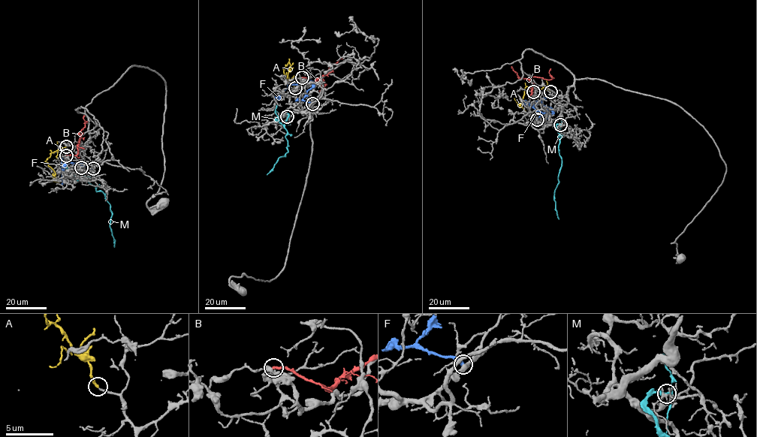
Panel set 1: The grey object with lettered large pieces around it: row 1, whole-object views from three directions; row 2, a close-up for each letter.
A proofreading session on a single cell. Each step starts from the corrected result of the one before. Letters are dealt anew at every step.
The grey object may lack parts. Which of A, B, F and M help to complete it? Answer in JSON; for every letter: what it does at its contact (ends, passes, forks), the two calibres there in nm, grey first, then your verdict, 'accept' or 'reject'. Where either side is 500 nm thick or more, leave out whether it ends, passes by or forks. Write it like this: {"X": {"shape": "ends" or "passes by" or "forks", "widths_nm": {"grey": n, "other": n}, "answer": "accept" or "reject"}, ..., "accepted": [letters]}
{"A": {"shape": "ends", "widths_nm": {"grey": 190, "other": 280}, "answer": "accept"}, "B": {"shape": "ends", "widths_nm": {"grey": 460, "other": 200}, "answer": "reject"}, "F": {"shape": "ends", "widths_nm": {"grey": 420, "other": 440}, "answer": "reject"}, "M": {"shape": "ends", "widths_nm": {"grey": 190, "other": 280}, "answer": "reject"}, "accepted": ["A"]}

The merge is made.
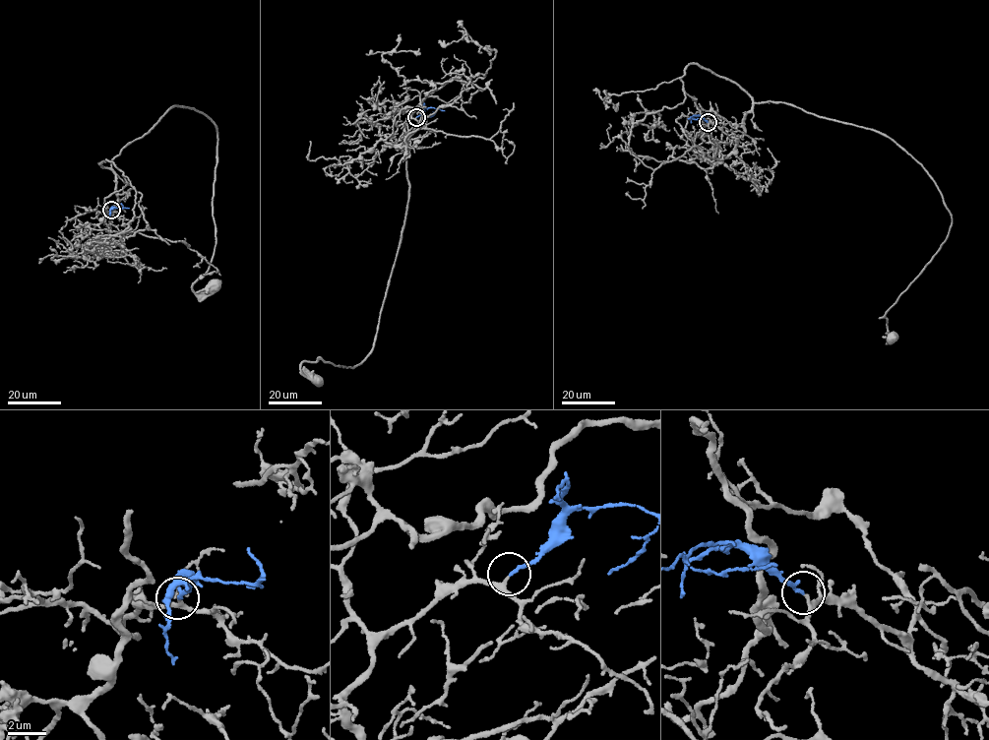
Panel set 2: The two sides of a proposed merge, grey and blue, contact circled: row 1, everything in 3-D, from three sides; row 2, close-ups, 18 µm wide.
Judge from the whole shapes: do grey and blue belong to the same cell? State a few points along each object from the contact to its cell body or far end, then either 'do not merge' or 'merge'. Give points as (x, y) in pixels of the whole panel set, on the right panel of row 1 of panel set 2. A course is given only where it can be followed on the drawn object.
course grey (708, 122), (739, 138), (753, 105), (782, 102), (882, 133), (927, 171), (952, 225), (883, 316), (892, 338); course blue (708, 122), (697, 115), (691, 117), (704, 118); merge

